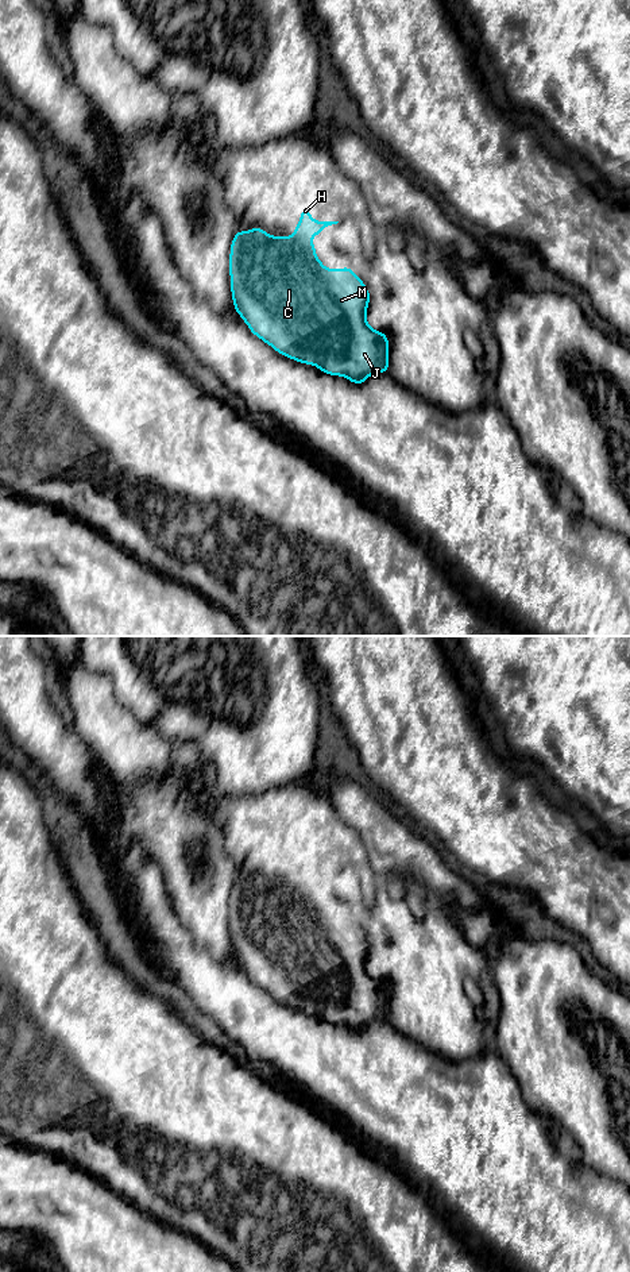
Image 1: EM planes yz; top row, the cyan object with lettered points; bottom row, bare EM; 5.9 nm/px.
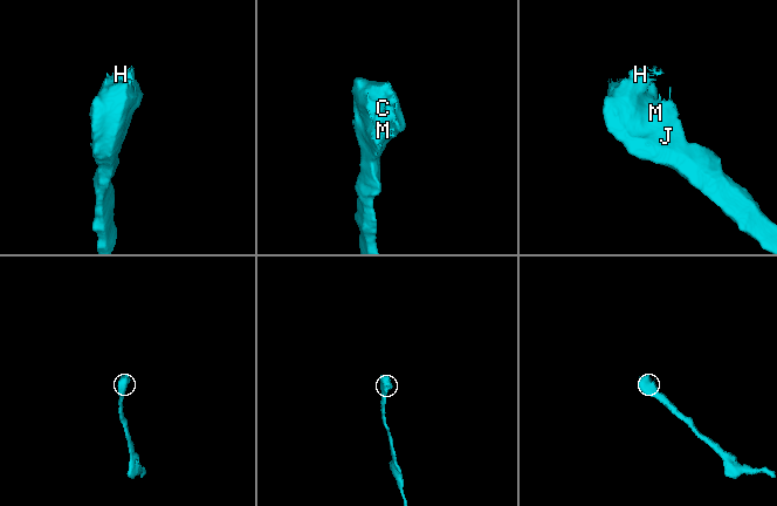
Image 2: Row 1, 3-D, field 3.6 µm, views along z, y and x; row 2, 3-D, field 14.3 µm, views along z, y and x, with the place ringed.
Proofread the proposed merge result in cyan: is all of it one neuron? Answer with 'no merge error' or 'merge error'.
no merge error

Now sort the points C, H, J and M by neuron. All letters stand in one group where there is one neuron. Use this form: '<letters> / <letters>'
C H J M

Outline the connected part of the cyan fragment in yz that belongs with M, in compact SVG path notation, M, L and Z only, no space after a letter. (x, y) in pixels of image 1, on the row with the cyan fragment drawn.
M301 208L301 220L290 238L271 236L260 227L244 232L237 230L229 257L231 290L233 308L259 339L270 344L277 352L297 362L316 365L329 375L343 375L356 385L362 385L372 373L387 373L389 338L374 331L366 321L370 292L362 284L362 277L352 273L351 266L344 269L325 269L316 257L312 235L320 235L328 226L339 221L314 221L310 208Z

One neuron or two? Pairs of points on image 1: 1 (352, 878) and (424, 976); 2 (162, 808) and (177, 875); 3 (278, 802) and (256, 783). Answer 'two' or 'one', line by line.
1: one
2: one
3: two

